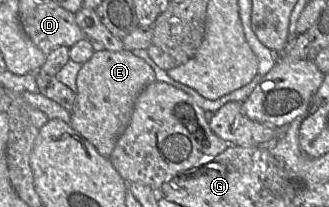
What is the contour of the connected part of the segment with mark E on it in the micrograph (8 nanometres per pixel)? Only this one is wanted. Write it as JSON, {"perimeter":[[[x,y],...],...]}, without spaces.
{"perimeter":[[[132,51],[95,52],[82,64],[76,78],[76,102],[69,125],[87,139],[104,157],[111,155],[115,144],[128,126],[135,101],[142,90],[156,82],[154,70]]]}

